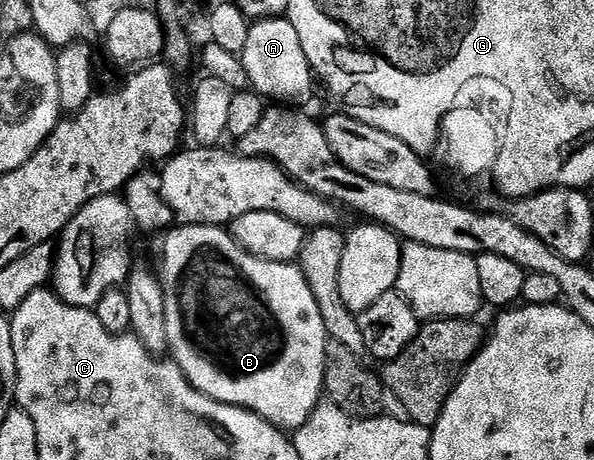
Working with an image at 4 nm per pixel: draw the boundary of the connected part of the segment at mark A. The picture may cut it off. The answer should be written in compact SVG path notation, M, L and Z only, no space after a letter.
M287 17L255 20L248 28L242 58L251 90L257 95L284 105L304 105L311 97L314 72L302 41L298 41L298 29Z

